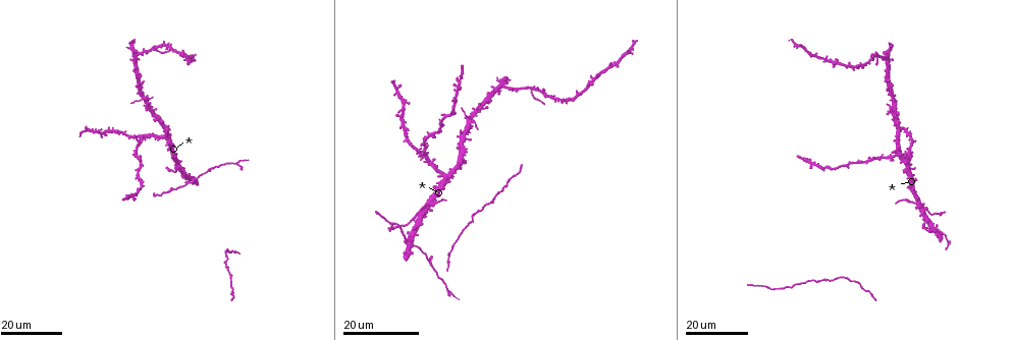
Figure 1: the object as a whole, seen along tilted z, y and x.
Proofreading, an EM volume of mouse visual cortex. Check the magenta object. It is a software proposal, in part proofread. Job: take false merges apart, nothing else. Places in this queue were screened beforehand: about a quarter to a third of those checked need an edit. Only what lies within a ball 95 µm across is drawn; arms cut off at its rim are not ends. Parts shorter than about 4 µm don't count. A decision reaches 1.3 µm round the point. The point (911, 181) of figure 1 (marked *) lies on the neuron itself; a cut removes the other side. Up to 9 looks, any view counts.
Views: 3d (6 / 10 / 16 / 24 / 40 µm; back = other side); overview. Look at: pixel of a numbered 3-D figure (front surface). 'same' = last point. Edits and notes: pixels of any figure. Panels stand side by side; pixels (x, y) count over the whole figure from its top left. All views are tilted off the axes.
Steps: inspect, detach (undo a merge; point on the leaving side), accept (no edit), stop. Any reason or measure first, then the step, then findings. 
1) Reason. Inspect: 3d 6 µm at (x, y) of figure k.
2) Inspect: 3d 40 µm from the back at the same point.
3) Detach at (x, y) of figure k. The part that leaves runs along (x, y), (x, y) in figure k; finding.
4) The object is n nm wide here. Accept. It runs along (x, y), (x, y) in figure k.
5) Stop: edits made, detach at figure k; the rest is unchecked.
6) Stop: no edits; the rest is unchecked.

Inspect: 3d 16 µm at (419, 211) of figure 1.

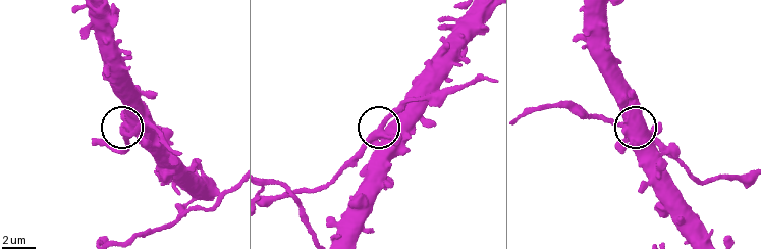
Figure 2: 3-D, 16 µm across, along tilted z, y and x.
Inspect: 3d 10 µm at (384, 121) of figure 2.

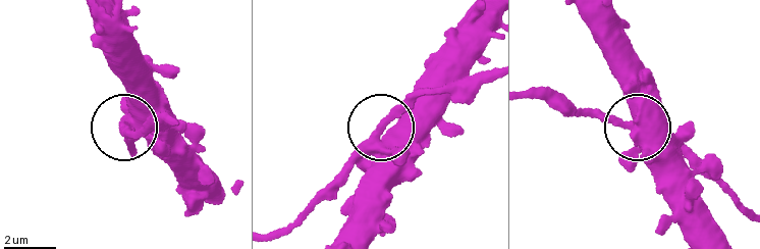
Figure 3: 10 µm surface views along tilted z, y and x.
The side arm is 10 µm long. Detach at (158, 142) of figure 3. The part that leaves runs along (376, 150), (269, 237) in figure 3; two neurons meet here.

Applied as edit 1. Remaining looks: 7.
Redraw. Inspect: overview.

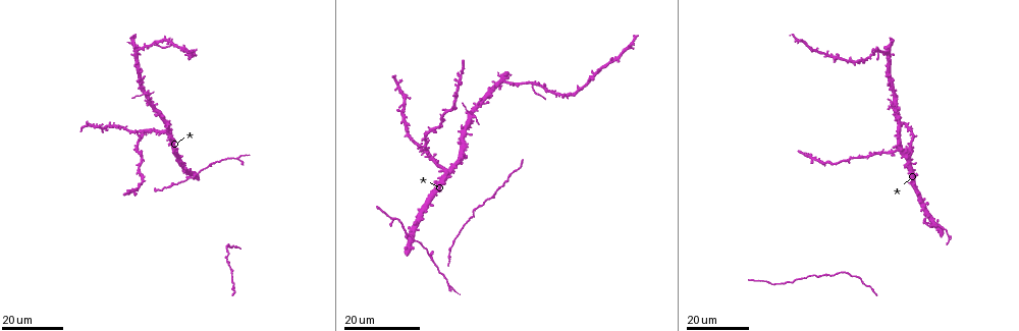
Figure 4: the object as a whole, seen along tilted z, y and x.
Small branch off a trunk. Inspect: 3d 24 µm at (196, 174) of figure 4.

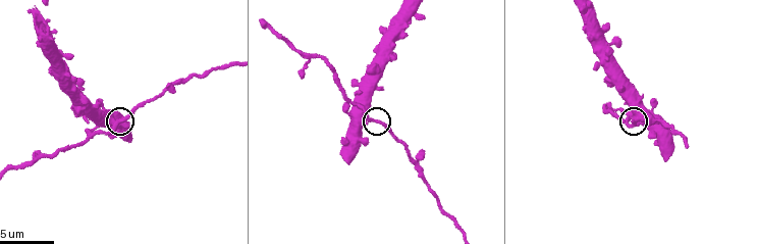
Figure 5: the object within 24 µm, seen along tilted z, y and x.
Inspect: 3d 6 µm at (373, 118) of figure 5.

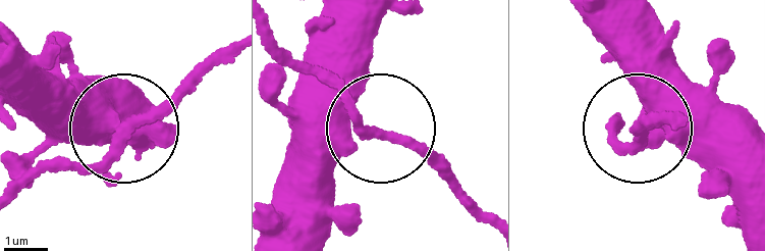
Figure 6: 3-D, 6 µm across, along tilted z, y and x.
The object is 200 nm wide here. Accept. One neuron here.

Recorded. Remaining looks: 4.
Small branch off a trunk. Inspect: 3d 16 µm at (146, 92) of figure 4.

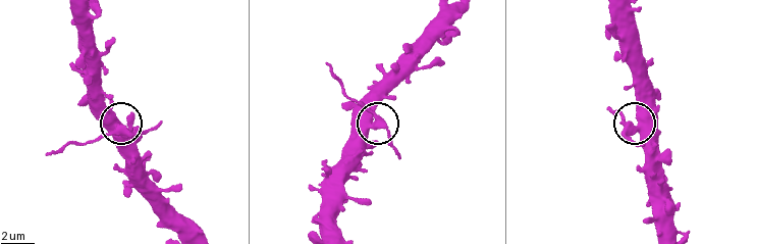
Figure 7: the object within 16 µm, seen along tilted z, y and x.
Inspect: 3d 6 µm at (114, 123) of figure 7.

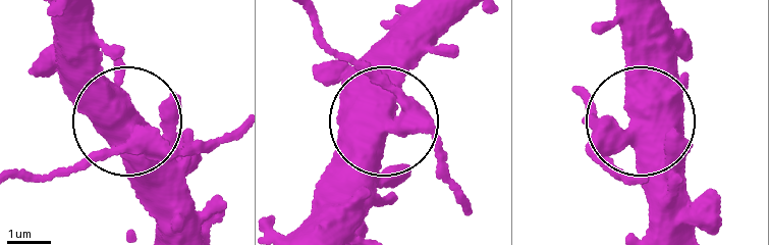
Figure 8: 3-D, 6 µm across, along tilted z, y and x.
3 arms meet here. Detach at (210, 140) of figure 8. The part that leaves runs along (138, 136), (21, 179) in figure 8; two neurons meet here.

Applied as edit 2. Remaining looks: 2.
Stop: edits made, detach at figure 3, detach at figure 8; the rest is unchecked.

